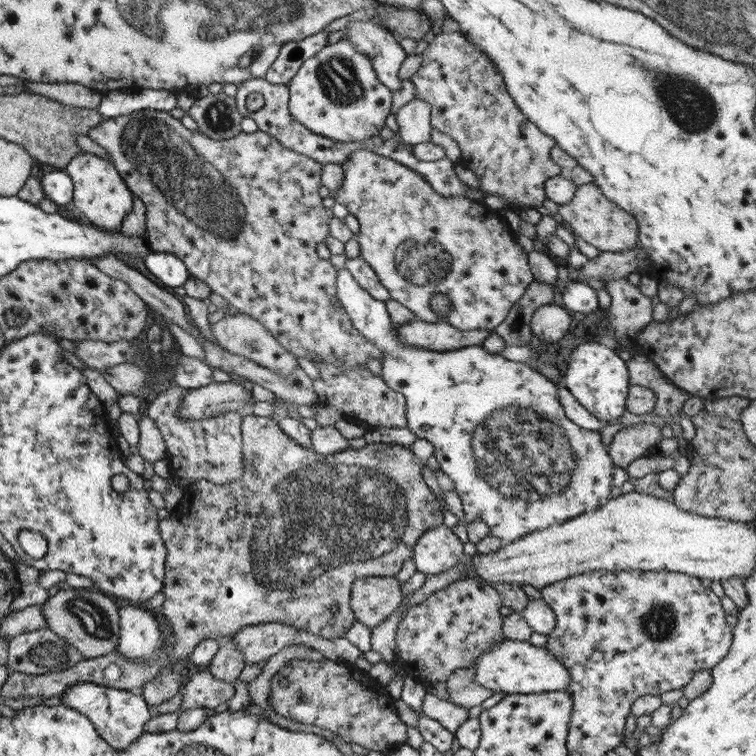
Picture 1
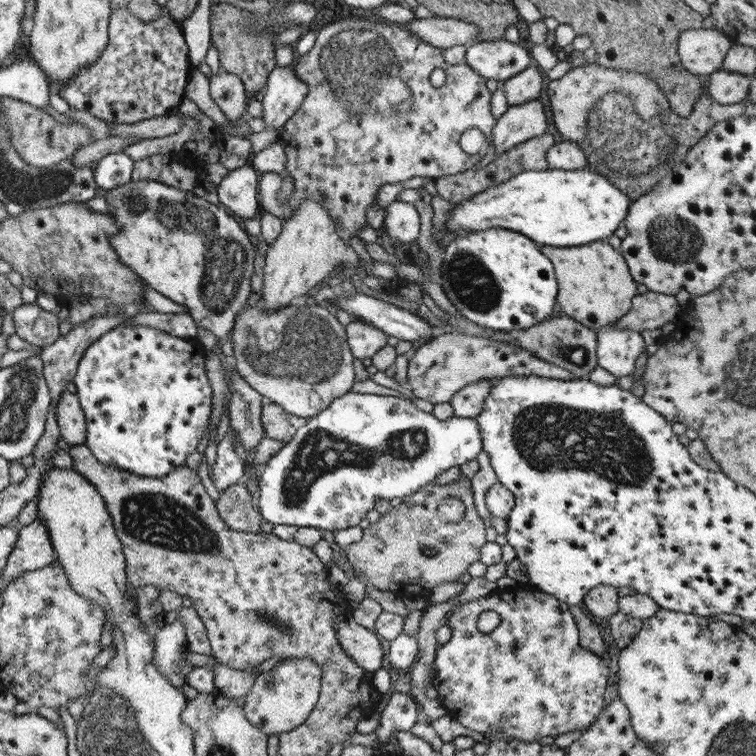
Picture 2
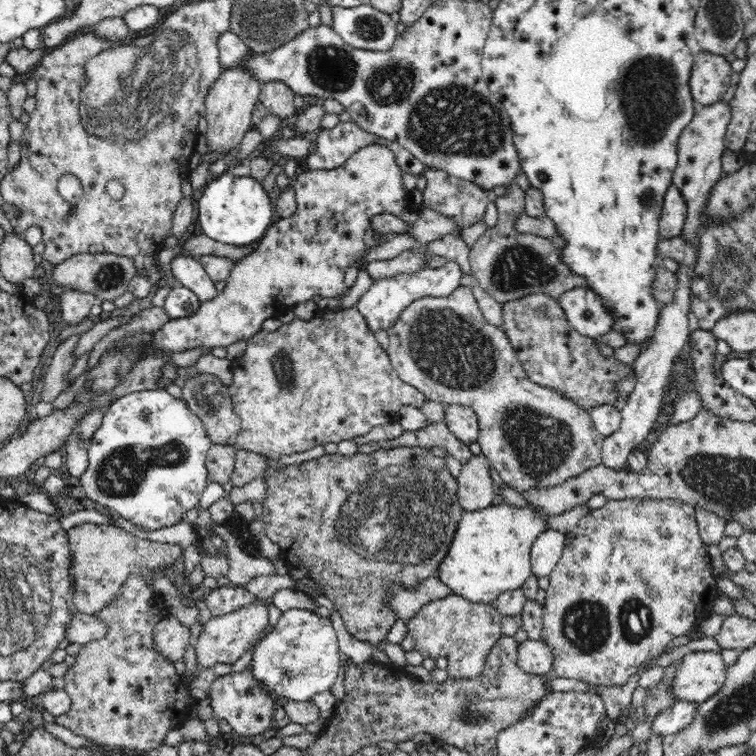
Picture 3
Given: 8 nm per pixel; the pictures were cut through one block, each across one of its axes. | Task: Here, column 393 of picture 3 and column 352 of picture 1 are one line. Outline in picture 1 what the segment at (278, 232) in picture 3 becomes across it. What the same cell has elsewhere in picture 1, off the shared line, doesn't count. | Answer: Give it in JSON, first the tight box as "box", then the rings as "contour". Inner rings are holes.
{"box":[329,148,534,332],"contour":[[[359,148],[351,152],[339,165],[343,169],[343,180],[329,193],[329,198],[343,204],[357,219],[358,256],[373,269],[379,283],[389,292],[390,300],[411,310],[416,319],[434,323],[438,318],[429,308],[429,299],[433,293],[443,294],[451,303],[451,310],[444,319],[447,324],[458,330],[492,332],[534,280],[525,252],[500,216],[483,202],[472,201],[466,196],[443,198],[435,194],[417,172],[369,149]]]}

